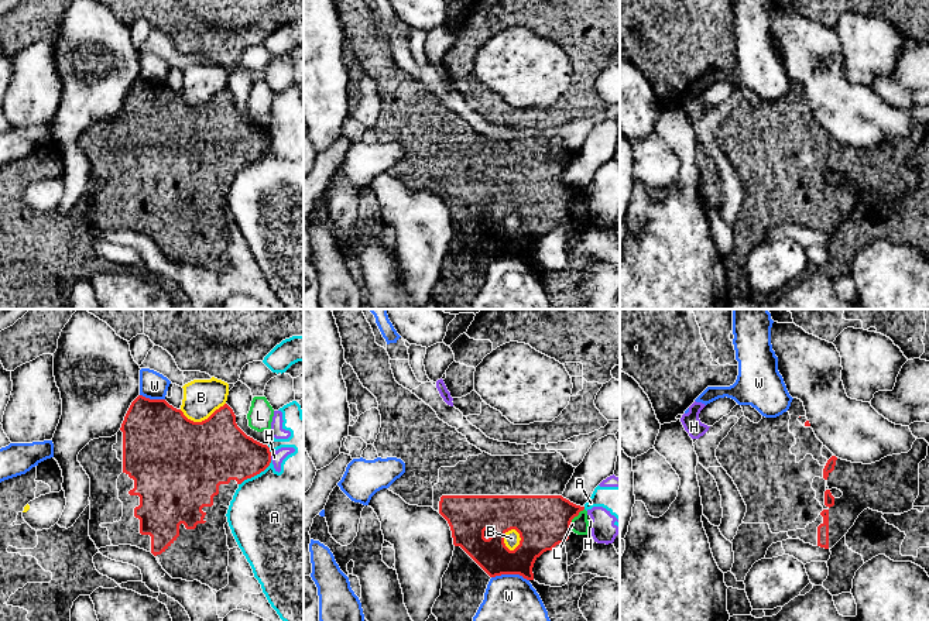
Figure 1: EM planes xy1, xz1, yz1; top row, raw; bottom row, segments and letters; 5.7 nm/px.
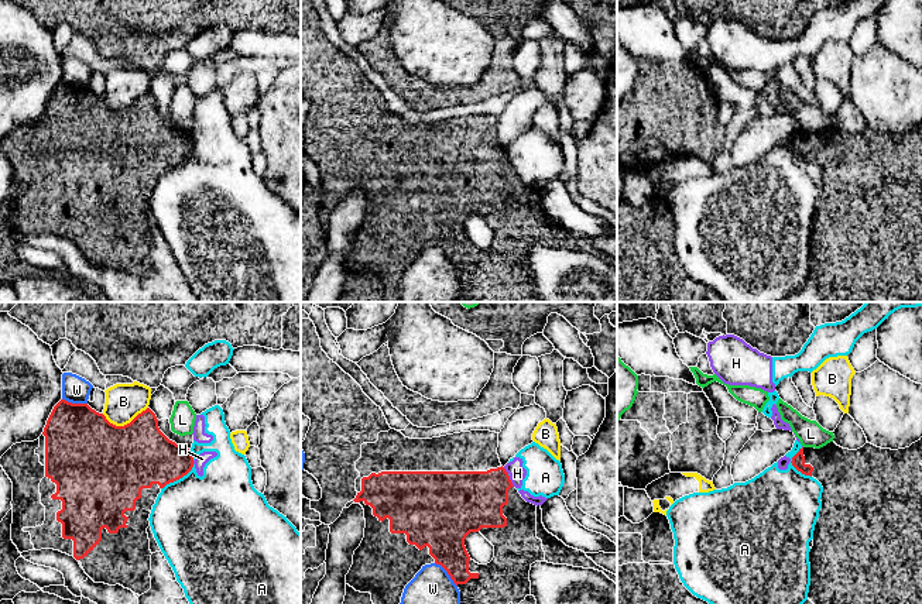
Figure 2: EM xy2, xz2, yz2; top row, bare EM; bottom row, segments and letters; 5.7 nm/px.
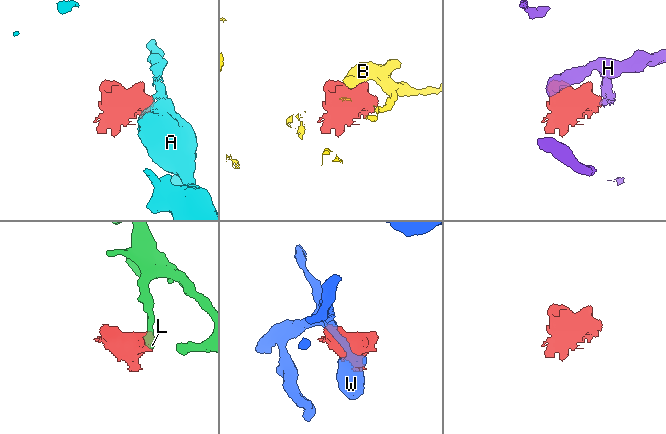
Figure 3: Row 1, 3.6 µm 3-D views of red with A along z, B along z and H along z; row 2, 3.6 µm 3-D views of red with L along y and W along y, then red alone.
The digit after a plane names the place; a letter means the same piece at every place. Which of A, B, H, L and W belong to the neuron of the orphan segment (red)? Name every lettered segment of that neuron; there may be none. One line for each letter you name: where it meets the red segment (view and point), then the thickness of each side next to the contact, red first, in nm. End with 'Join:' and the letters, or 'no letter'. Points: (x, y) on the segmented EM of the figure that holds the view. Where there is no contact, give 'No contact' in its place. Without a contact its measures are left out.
Join: no letter

